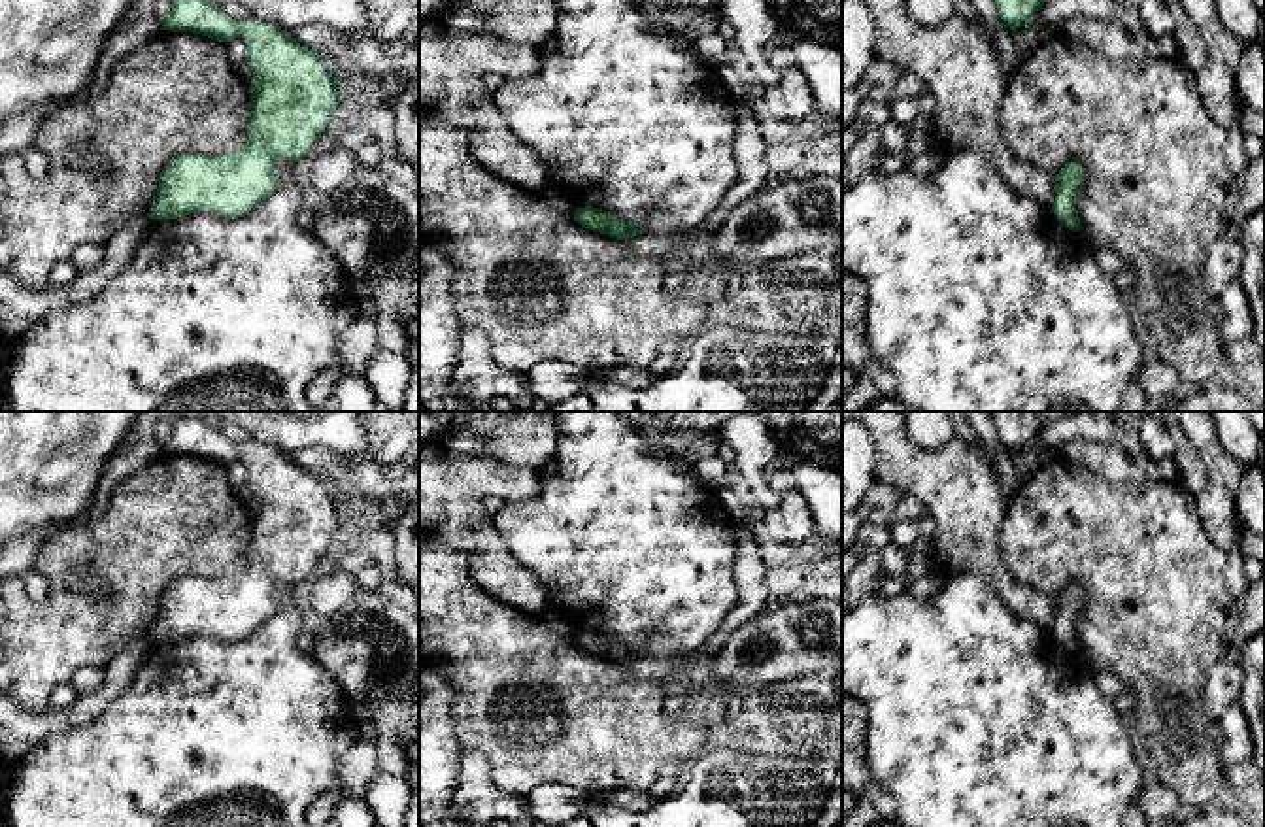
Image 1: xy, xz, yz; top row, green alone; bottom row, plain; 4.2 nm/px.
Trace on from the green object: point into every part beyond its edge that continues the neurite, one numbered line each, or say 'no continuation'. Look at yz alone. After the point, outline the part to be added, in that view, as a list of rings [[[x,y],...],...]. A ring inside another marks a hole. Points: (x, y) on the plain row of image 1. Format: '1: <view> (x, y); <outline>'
no continuation

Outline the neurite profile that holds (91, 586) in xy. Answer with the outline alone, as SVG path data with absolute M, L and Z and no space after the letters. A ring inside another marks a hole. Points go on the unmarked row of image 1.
M81 572L77 578L76 578L76 585L87 595L87 597L93 597L93 599L110 599L111 593L106 589L106 585L91 576L89 572Z

